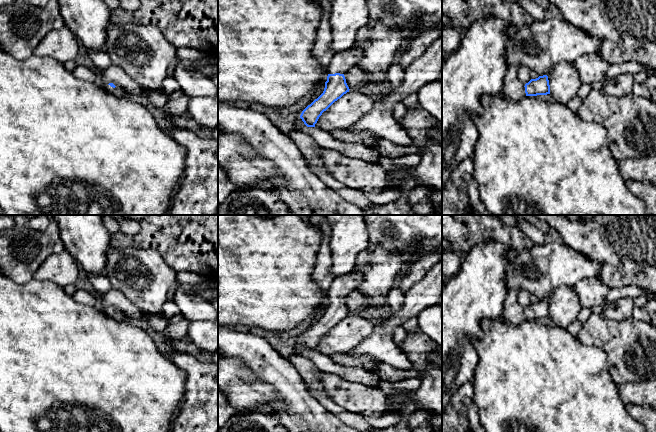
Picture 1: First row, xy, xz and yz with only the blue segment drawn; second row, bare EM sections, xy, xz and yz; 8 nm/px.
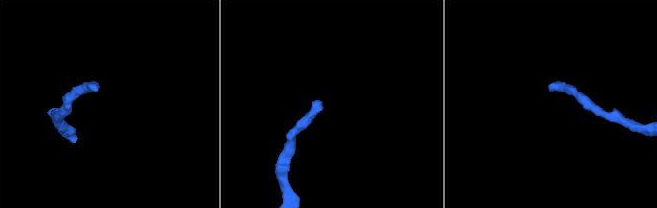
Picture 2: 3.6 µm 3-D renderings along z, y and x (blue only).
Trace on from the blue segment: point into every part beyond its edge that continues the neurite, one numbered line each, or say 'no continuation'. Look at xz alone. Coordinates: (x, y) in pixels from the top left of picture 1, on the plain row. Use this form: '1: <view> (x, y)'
1: xz (341, 286)

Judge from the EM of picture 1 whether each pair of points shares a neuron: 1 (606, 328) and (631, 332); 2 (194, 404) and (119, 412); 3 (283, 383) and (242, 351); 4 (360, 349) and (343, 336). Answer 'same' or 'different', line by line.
1: same
2: different
3: same
4: different

